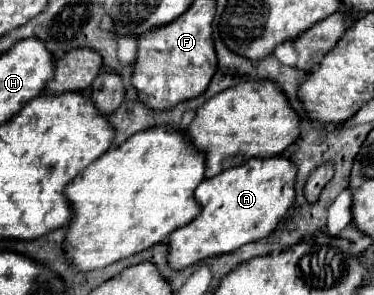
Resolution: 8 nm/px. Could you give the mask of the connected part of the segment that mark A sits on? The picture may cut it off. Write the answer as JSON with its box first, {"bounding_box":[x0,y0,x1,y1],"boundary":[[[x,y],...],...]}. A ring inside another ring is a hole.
{"bounding_box":[167,156,295,270],"boundary":[[[283,156],[253,158],[243,166],[203,180],[195,190],[195,200],[201,204],[201,212],[191,224],[175,230],[167,238],[167,264],[173,270],[183,270],[205,258],[229,254],[243,244],[267,238],[291,208],[295,198],[293,184],[295,166]]]}

